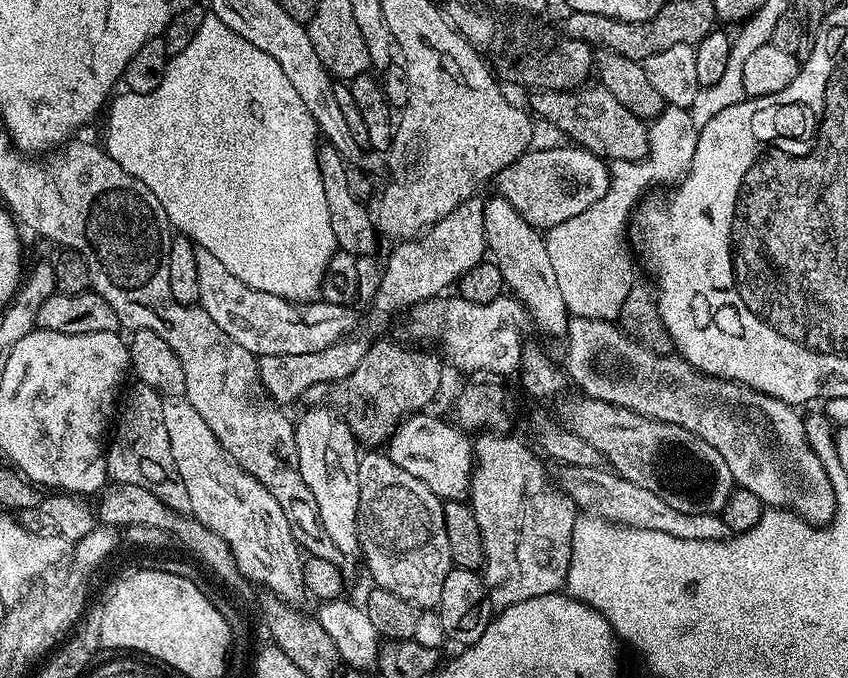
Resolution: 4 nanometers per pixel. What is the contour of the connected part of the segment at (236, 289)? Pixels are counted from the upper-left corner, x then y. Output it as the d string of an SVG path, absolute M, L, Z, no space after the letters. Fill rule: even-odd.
M202 247L195 249L196 282L198 306L232 340L237 349L245 353L253 352L256 358L262 356L285 356L286 354L314 354L326 350L349 331L352 308L342 304L327 302L304 302L297 307L295 303L284 300L276 294L259 292L246 286L238 278L231 276Z

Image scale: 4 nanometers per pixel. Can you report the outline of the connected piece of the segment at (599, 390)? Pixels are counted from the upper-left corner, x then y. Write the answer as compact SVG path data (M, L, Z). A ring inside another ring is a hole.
M575 317L568 325L567 340L569 350L576 355L576 384L584 391L581 393L585 397L628 408L649 420L665 420L668 424L688 428L724 454L733 481L740 488L752 491L764 506L788 506L791 500L800 496L802 507L816 508L823 502L824 495L829 495L830 485L824 464L811 448L805 446L804 422L793 405L774 400L762 392L753 392L734 380L705 376L691 368L678 354L658 356L621 331L615 323L606 320ZM699 404L704 408L696 408ZM723 412L732 416L739 412L768 412L769 418L776 423L777 438L788 448L783 452L771 452L764 448L760 452L759 434L752 432L750 425L740 424L736 428L736 444L744 448L744 452L739 452L731 434L724 429L731 426L732 420L728 416L720 416ZM711 419L717 419L716 424L712 424ZM799 472L800 492L796 489Z

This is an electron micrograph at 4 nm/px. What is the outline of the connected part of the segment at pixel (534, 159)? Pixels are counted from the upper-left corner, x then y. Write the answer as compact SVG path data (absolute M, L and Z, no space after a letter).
M583 146L572 147L576 148L548 148L545 152L529 150L494 177L494 184L500 187L499 195L513 204L531 228L547 230L562 222L570 222L570 218L578 218L578 214L590 210L590 206L594 206L608 192L609 165L595 152L590 152Z

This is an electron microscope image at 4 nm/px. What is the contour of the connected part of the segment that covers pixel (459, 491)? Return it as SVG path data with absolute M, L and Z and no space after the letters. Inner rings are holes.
M413 414L392 432L386 455L412 477L418 478L443 501L461 501L471 489L474 471L474 446L464 436L454 436L455 427L443 424L428 414Z

